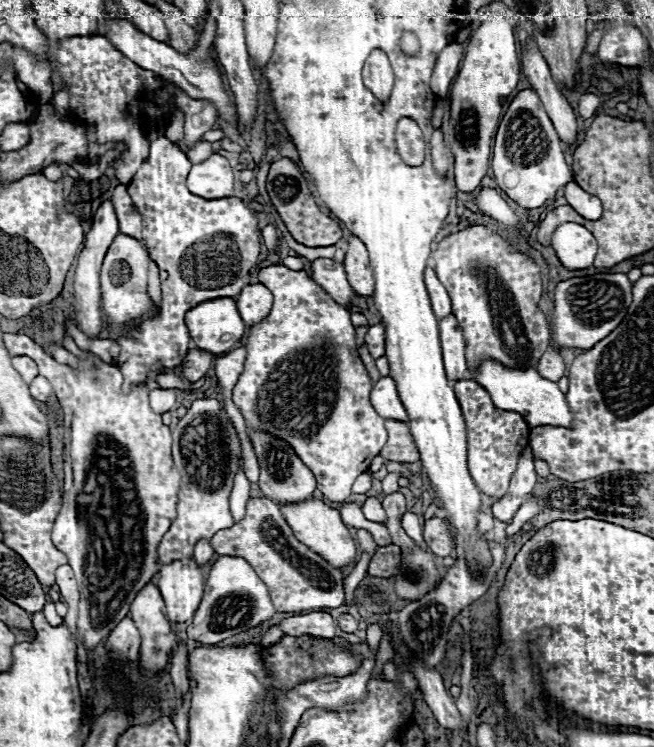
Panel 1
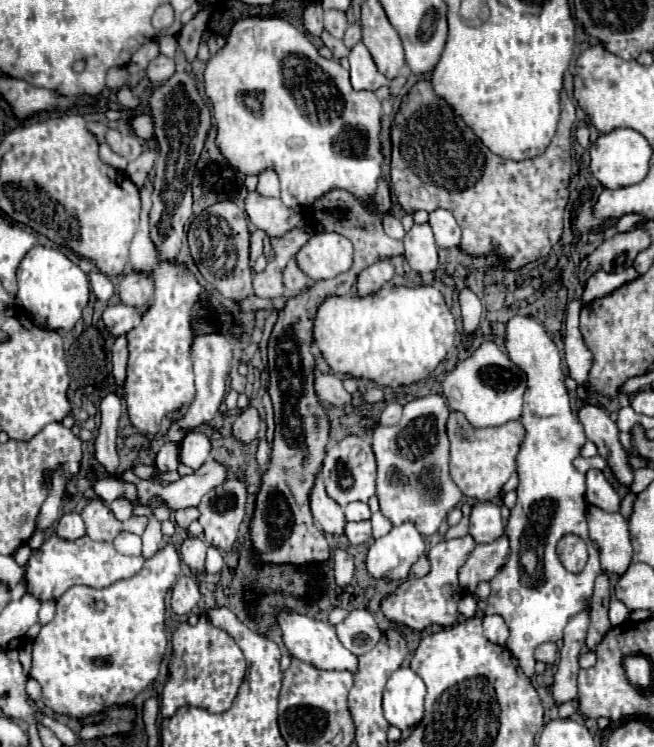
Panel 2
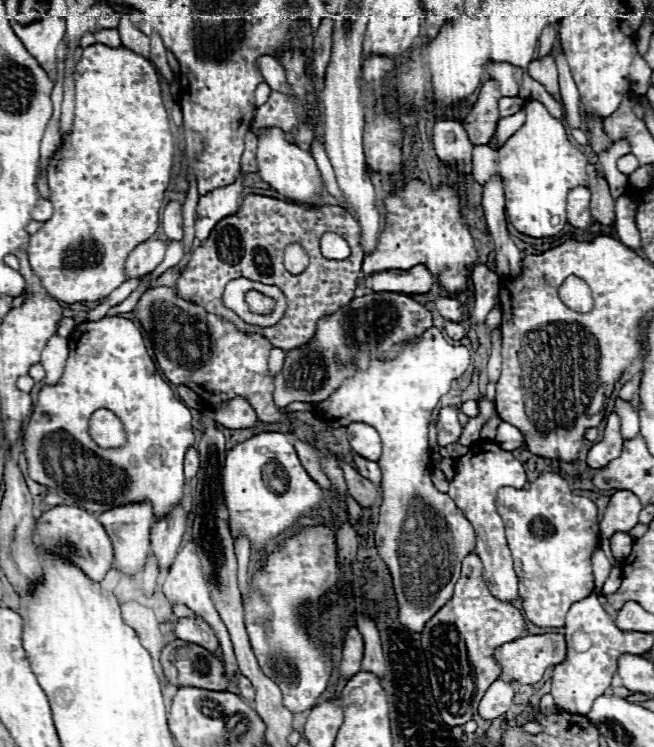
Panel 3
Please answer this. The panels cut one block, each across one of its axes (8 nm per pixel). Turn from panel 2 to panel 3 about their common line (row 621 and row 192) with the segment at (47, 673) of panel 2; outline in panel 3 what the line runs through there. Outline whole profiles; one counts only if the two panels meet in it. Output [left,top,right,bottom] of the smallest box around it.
[28,44,174,304]

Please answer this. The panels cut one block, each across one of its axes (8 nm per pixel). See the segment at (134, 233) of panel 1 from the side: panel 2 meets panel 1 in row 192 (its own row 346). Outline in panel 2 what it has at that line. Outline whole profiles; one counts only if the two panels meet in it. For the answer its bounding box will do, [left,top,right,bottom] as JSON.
[112,334,128,386]

